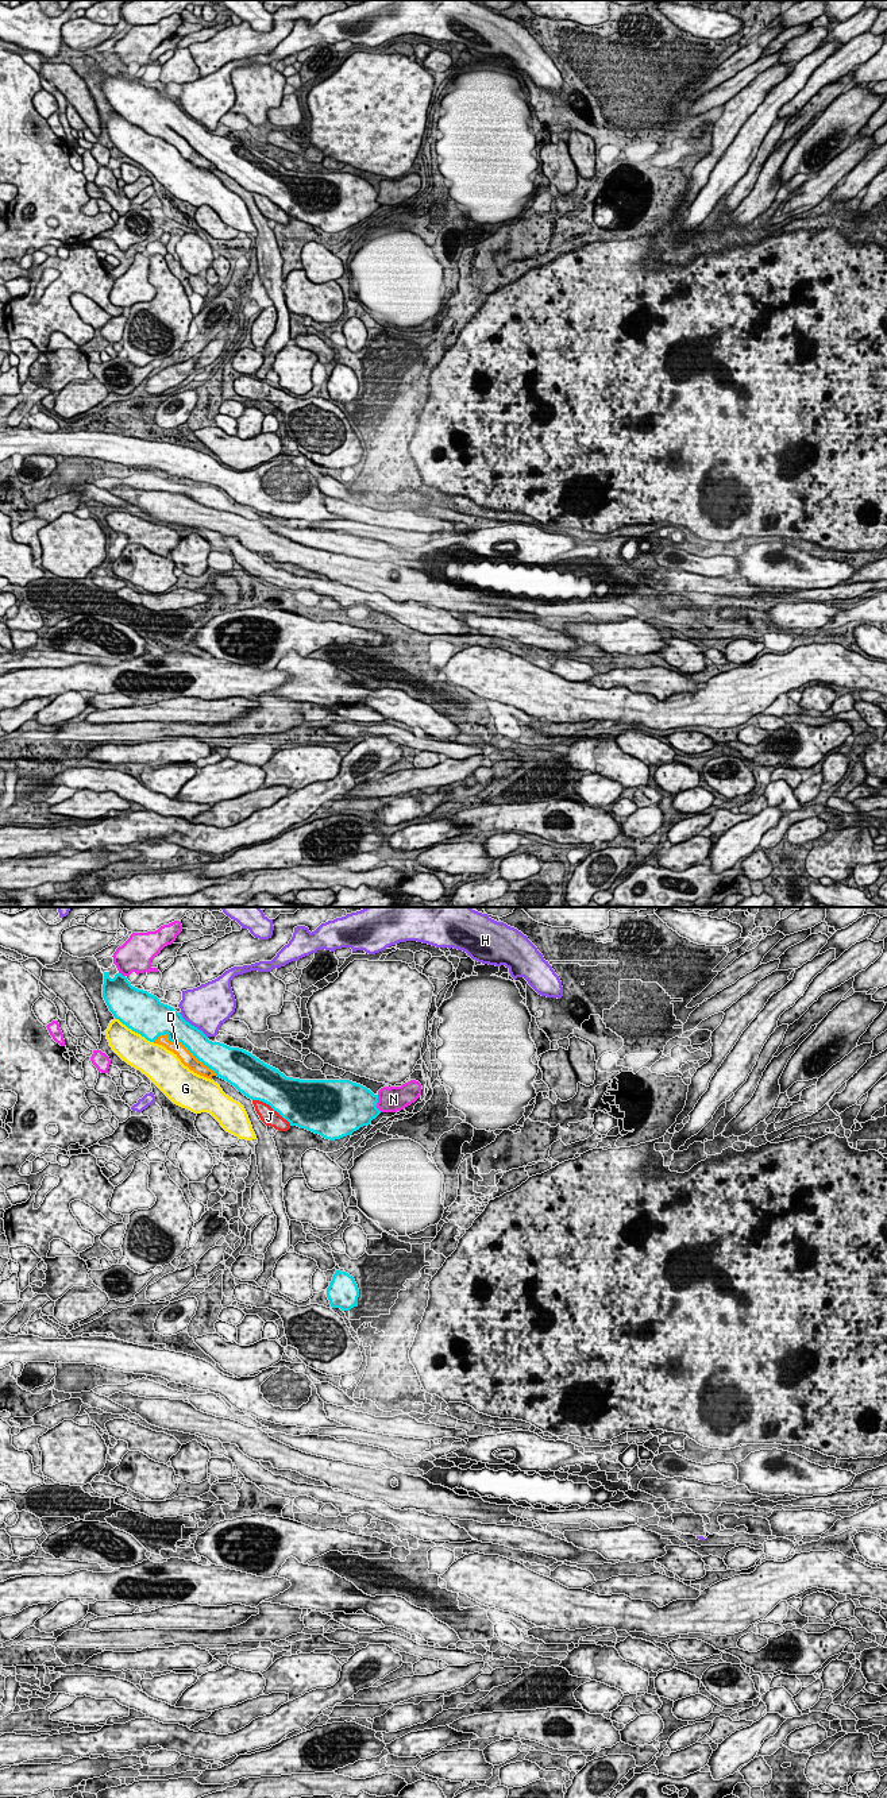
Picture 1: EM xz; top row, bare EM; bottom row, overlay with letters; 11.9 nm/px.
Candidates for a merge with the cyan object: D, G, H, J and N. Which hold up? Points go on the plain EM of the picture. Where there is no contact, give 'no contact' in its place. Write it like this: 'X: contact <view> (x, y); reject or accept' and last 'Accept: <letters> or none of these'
D: contact xz (185, 139); accept
G: contact xz (135, 124); reject
H: contact xz (193, 119); reject
J: contact xz (272, 200); reject
N: contact xz (377, 195); reject
Accept: D

